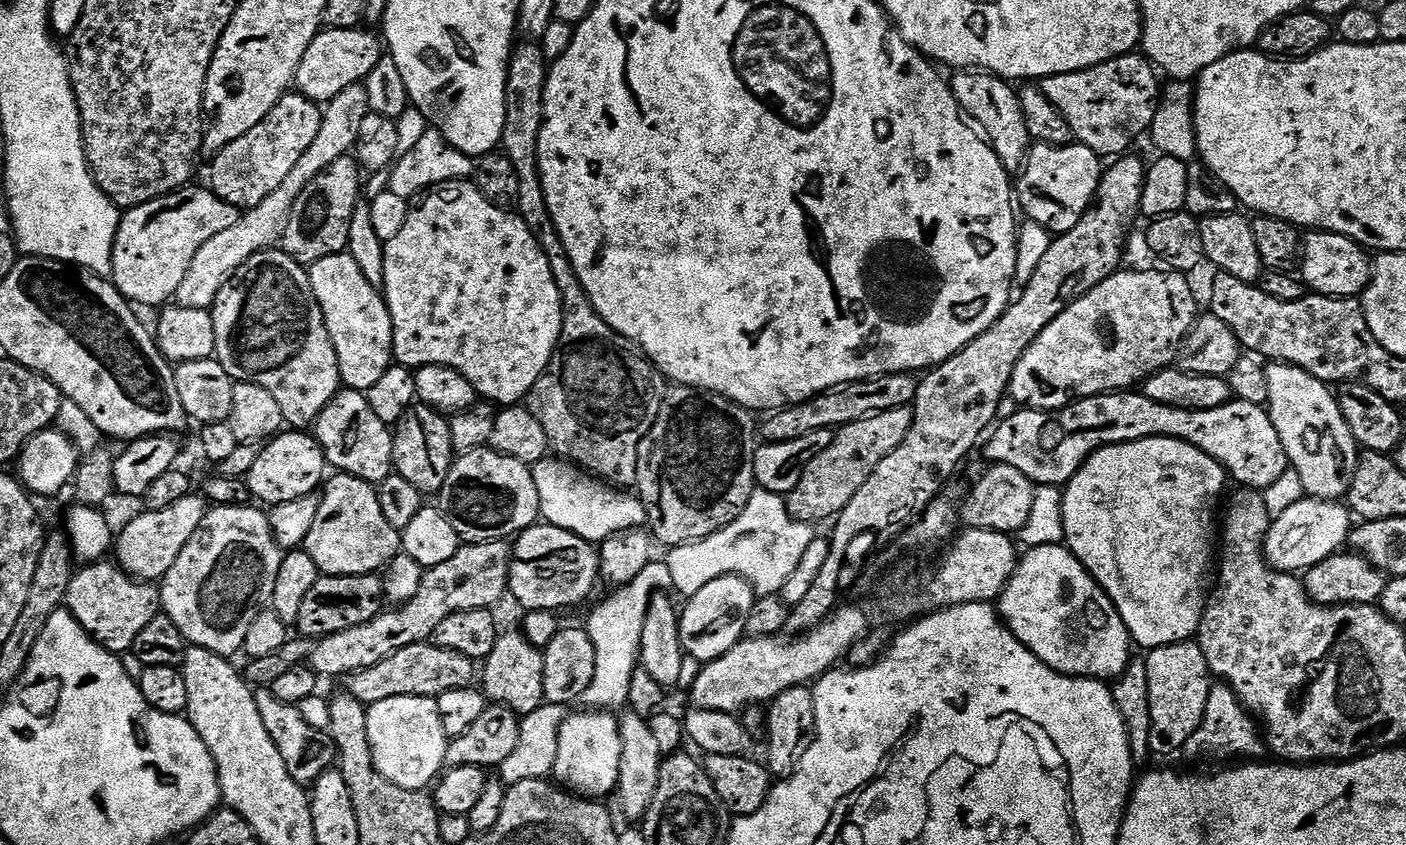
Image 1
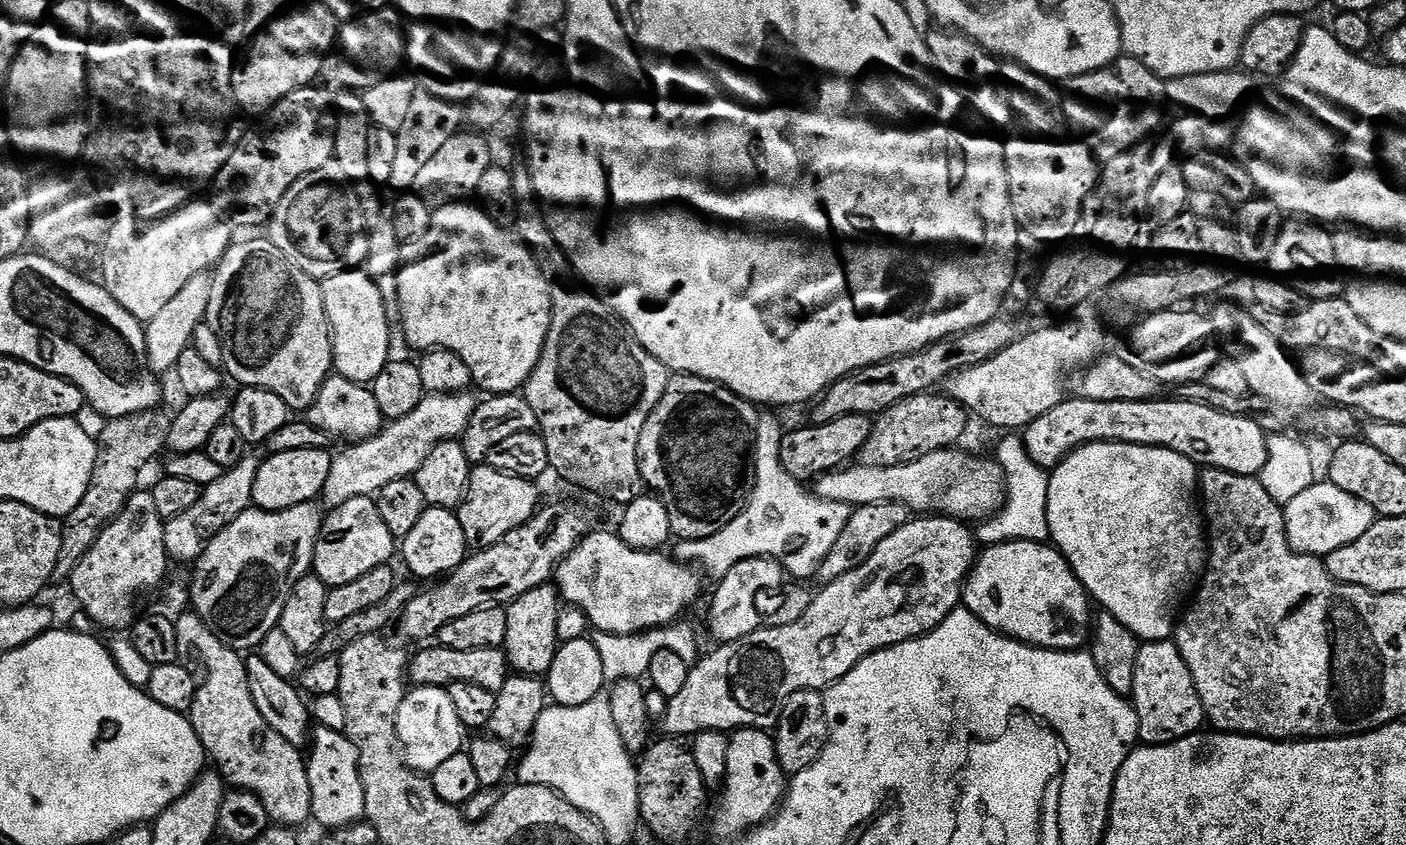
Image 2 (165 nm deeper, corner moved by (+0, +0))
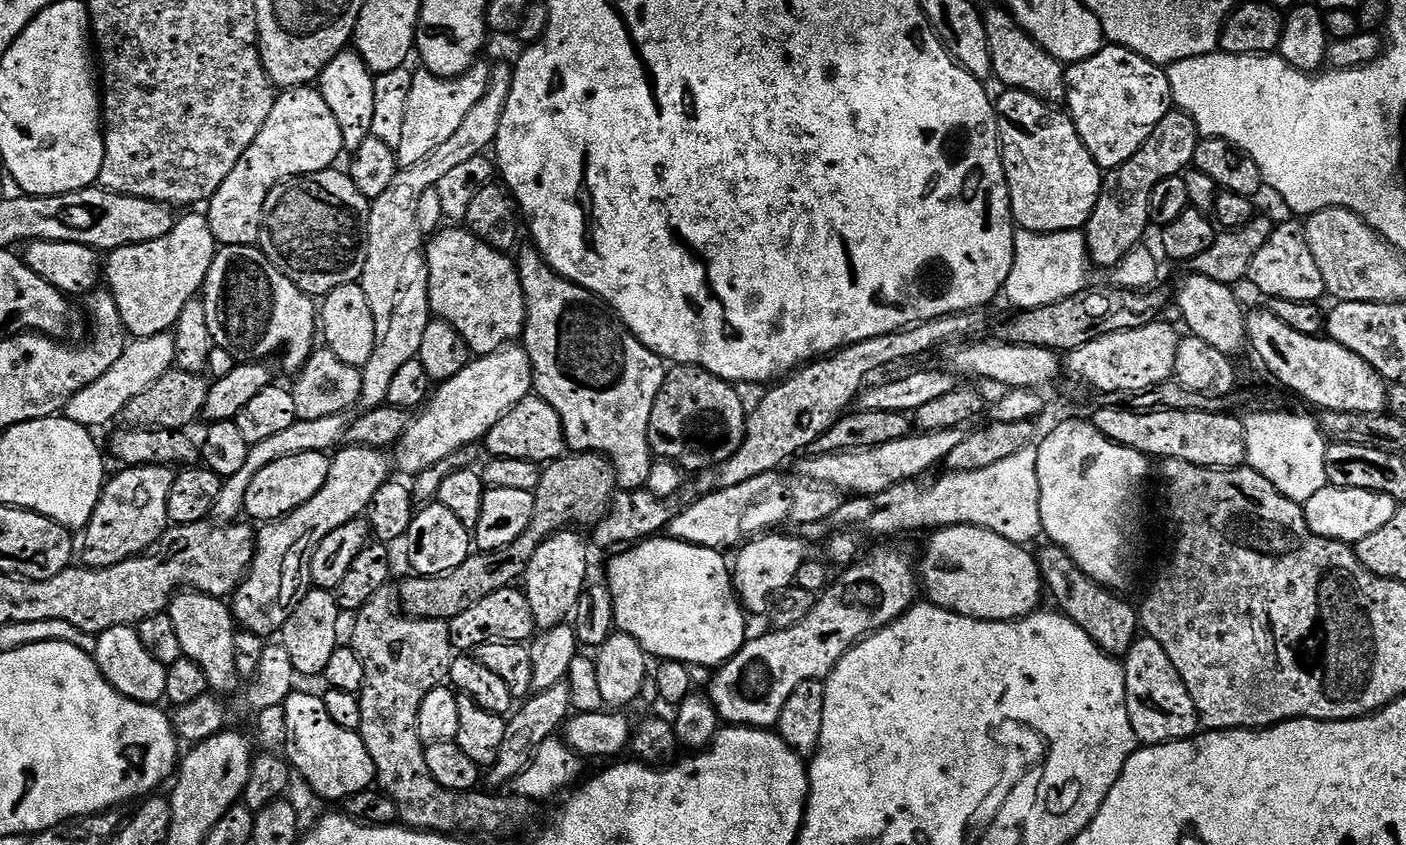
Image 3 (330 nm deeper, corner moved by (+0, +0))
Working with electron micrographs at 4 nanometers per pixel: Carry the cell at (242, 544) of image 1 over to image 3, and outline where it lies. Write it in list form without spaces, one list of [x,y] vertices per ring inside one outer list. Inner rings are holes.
[[[341,447],[331,457],[330,474],[322,490],[289,516],[265,523],[261,532],[259,529],[256,557],[230,600],[233,621],[239,627],[241,624],[245,633],[267,638],[271,632],[279,633],[283,629],[312,584],[312,556],[318,545],[324,541],[326,534],[338,530],[338,526],[361,519],[367,513],[374,494],[378,494],[383,484],[389,483],[390,460],[384,456],[387,455],[378,448]]]

